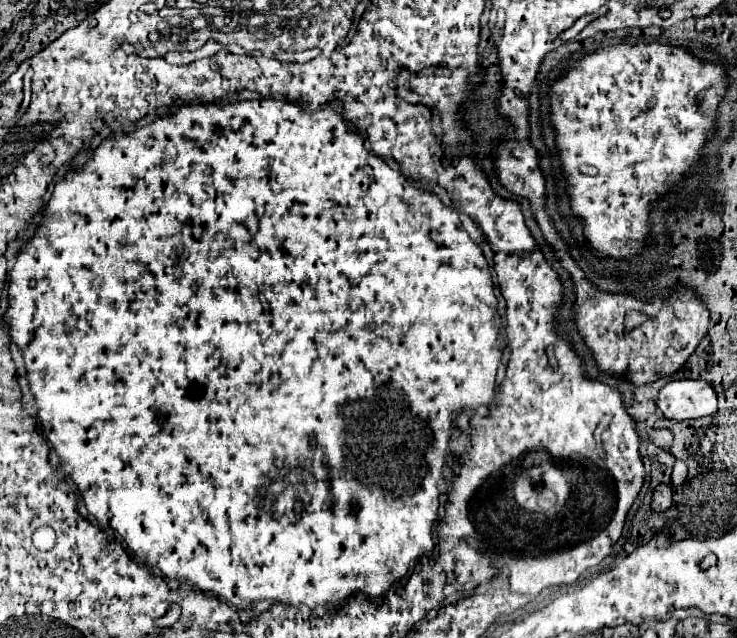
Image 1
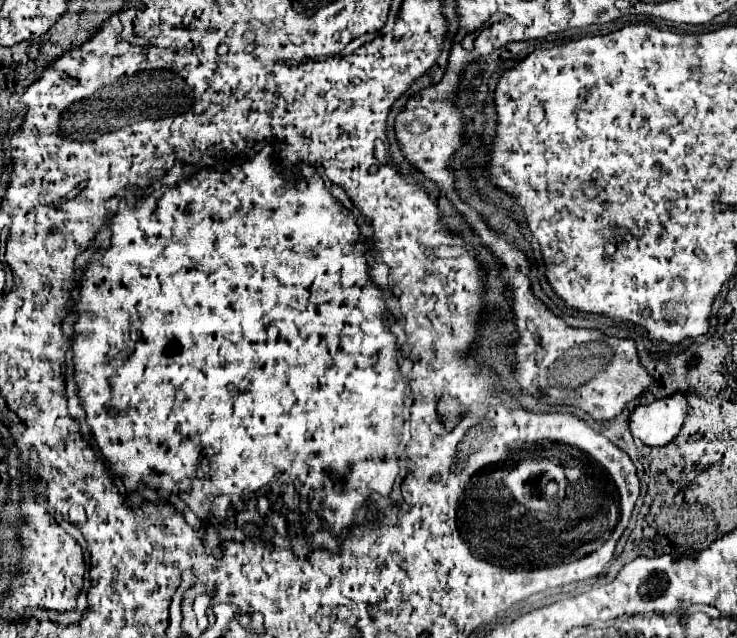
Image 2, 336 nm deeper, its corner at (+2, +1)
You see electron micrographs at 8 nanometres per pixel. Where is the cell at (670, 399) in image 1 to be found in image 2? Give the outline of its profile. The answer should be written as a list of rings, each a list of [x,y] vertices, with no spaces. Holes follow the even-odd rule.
[[[674,394],[666,400],[654,400],[650,404],[636,406],[630,414],[628,426],[634,438],[644,446],[666,446],[682,428],[688,412],[686,396]]]

